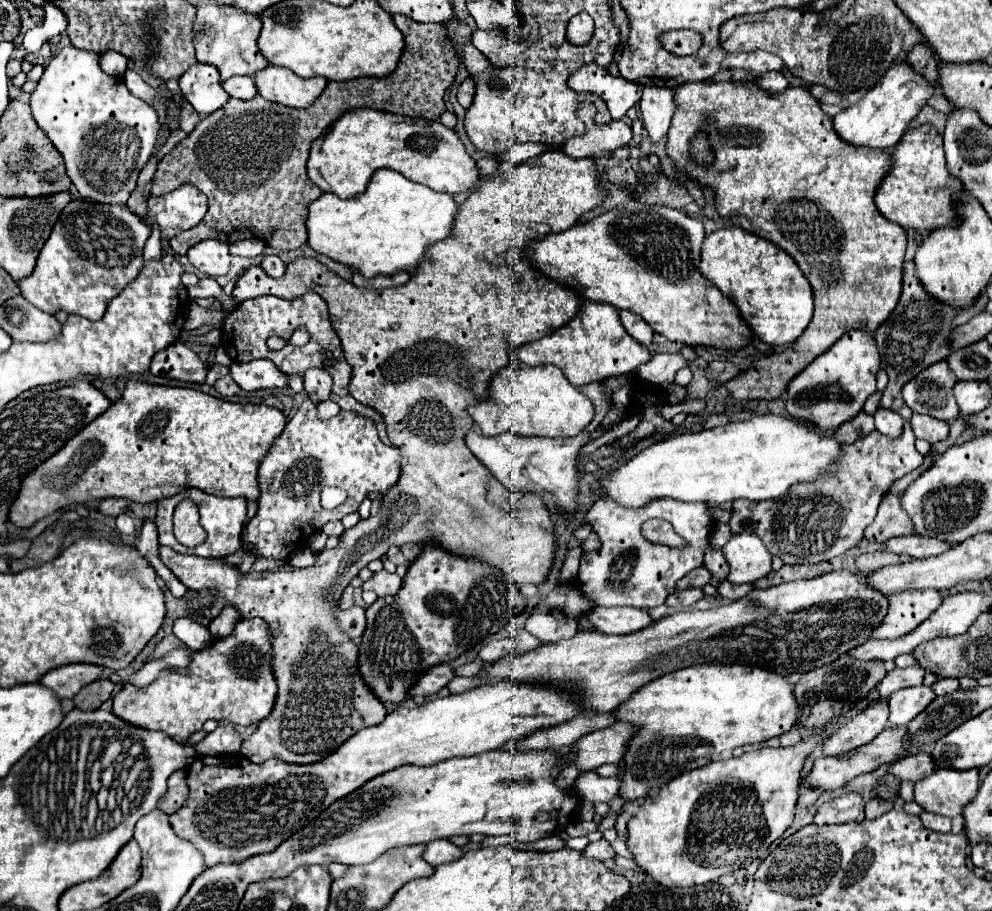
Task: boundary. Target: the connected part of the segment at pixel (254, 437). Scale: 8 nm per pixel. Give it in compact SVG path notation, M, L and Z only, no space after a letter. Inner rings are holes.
M128 380L120 400L116 400L100 418L92 420L80 434L70 438L56 456L44 460L26 474L20 482L18 498L12 502L8 520L18 528L28 528L36 520L54 514L56 510L80 502L104 498L128 498L132 502L150 504L178 494L180 490L198 488L206 494L234 498L244 496L248 500L258 498L258 464L270 450L272 442L282 434L286 418L278 408L260 404L234 404L224 402L192 388L156 386L148 382Z

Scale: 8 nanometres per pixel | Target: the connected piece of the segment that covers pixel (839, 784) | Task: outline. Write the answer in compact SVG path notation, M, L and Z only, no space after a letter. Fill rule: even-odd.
M890 726L884 732L880 732L870 744L864 744L852 752L846 752L842 756L822 756L814 760L812 770L806 774L806 778L802 778L802 784L814 788L814 790L824 790L824 792L836 792L842 790L846 782L850 782L852 778L864 774L864 772L872 772L876 768L880 768L882 764L890 764L894 762L898 756L902 756L904 752L904 738L906 738L906 730L904 728L896 728Z

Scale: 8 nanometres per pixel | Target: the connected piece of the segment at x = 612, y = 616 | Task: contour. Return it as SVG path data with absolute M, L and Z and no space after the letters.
M594 608L586 616L588 624L602 634L630 634L638 632L652 624L652 618L646 610L636 608Z

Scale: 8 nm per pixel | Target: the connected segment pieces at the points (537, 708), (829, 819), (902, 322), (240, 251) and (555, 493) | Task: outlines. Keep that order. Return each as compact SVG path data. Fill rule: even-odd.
M498 682L472 688L468 692L436 698L416 708L398 706L386 714L380 724L368 726L354 736L350 736L344 744L340 744L332 754L312 764L290 764L282 760L266 760L254 764L246 760L242 754L234 756L198 756L186 770L186 784L190 788L186 804L170 814L170 826L174 834L182 840L194 844L194 848L204 856L206 866L214 866L220 862L238 862L256 854L264 854L274 850L280 842L288 840L294 832L312 822L322 810L326 810L332 802L342 796L354 792L364 782L404 764L414 766L432 766L440 760L458 758L458 756L474 756L488 750L496 750L504 742L530 734L538 728L556 726L574 718L580 712L580 700L570 696L564 690L556 690L550 686L516 686L516 682Z
M844 794L824 802L814 818L816 824L846 824L864 820L864 800L860 794Z
M904 268L904 280L902 280L902 294L900 300L896 304L896 308L892 310L892 314L888 316L888 320L884 320L878 330L874 332L874 338L878 342L878 350L882 354L882 368L888 372L890 382L886 386L886 390L882 392L882 400L880 406L882 408L890 408L896 410L904 420L910 420L912 410L906 406L900 388L904 386L904 382L908 382L910 378L914 378L922 368L928 368L930 364L944 360L952 354L950 350L950 334L952 334L952 318L958 316L958 308L952 308L950 304L944 304L940 300L936 300L934 296L930 296L920 278Z
M260 239L241 240L229 245L230 253L242 257L256 257L263 253L264 241Z
M610 428L594 430L590 434L582 432L570 438L538 438L538 436L520 436L520 434L498 434L498 436L482 436L476 430L470 430L466 436L466 444L472 454L500 480L512 494L536 494L546 502L546 506L554 506L554 510L564 514L574 514L578 508L578 470L576 470L576 454L580 448L592 440L608 432Z

